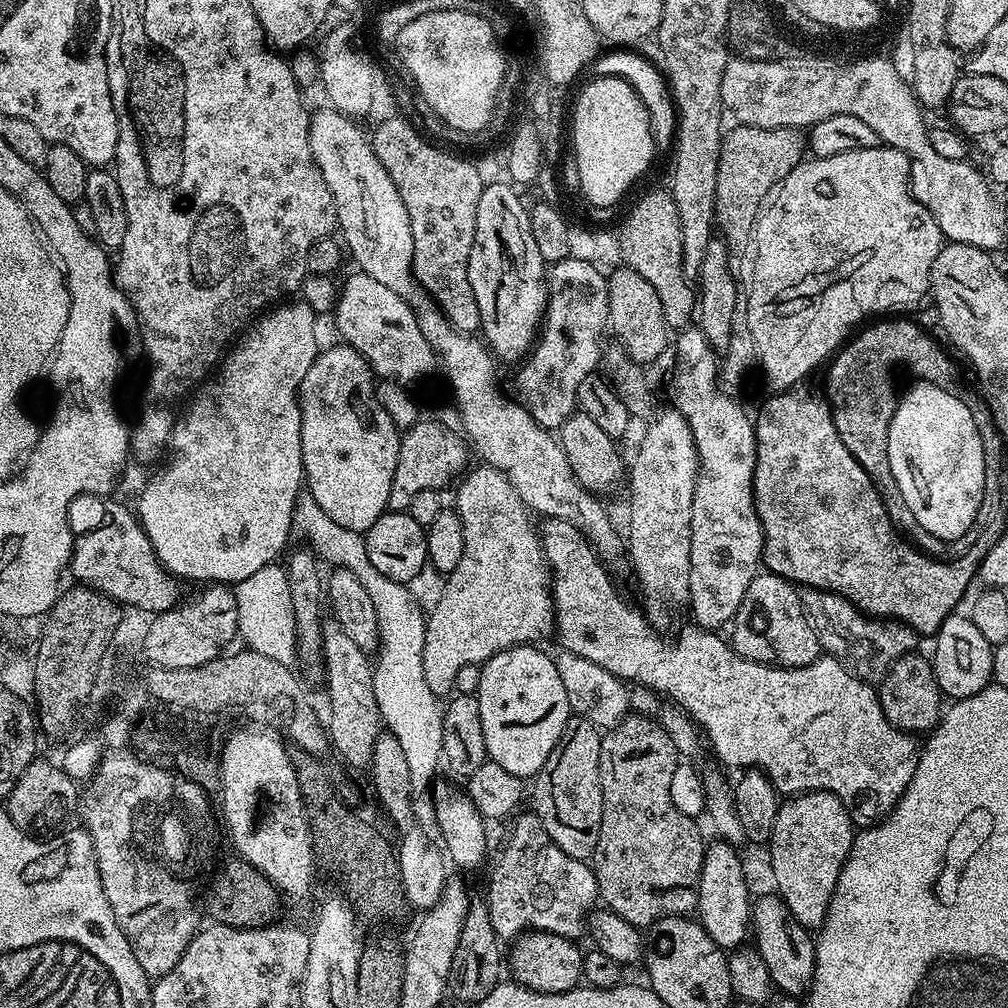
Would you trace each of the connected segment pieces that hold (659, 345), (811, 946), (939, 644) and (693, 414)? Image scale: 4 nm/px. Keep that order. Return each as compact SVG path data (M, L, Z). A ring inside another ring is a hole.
M617 266L611 269L608 281L608 323L611 331L616 331L619 347L625 354L641 366L648 366L651 360L656 360L664 351L670 348L670 329L663 318L661 299L654 291L654 286L642 278L634 269L627 266Z
M779 894L755 897L752 905L751 935L754 937L754 947L766 961L766 970L770 970L773 985L783 995L803 997L812 986L812 975L816 965L816 941L813 933L803 928L790 914L790 906L786 906Z
M953 614L942 622L934 637L936 649L930 652L932 669L941 693L953 701L978 694L978 690L988 687L992 680L992 649L994 647L986 638L982 638L978 626L967 615Z
M688 326L675 337L676 369L672 372L674 408L688 420L697 448L699 472L694 486L690 514L690 578L687 603L692 604L691 619L705 630L720 630L724 623L735 621L738 606L746 598L746 586L758 574L764 555L764 535L756 513L752 479L756 469L756 429L744 413L739 399L733 398L718 383L718 353L710 346L699 326Z

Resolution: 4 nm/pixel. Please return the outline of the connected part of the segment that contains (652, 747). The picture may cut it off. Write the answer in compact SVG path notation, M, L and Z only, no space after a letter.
M629 714L624 717L621 724L615 728L605 731L600 741L600 785L602 786L602 830L598 834L598 846L590 861L592 873L596 876L596 885L600 891L599 899L607 911L618 914L626 918L634 927L641 930L647 929L656 923L657 920L667 916L688 916L697 911L696 899L698 898L698 882L702 874L702 862L704 861L704 849L706 839L700 833L700 828L695 819L690 816L683 816L674 806L674 801L670 798L670 778L674 778L674 770L678 763L678 755L674 748L674 743L670 740L666 730L660 725L660 721L648 716Z

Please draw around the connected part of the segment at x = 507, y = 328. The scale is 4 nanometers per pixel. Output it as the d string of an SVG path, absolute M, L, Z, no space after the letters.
M485 183L482 194L478 198L478 218L476 219L476 229L474 230L474 246L470 250L470 258L468 259L468 277L470 278L470 286L474 290L474 298L478 298L478 314L480 315L480 332L485 344L488 345L493 357L504 360L519 361L533 347L534 341L537 339L538 333L542 327L544 319L544 309L548 307L548 286L546 283L546 265L542 254L538 254L538 245L534 243L534 234L530 234L530 218L528 217L528 208L526 204L520 201L520 196L515 187L511 183L492 184Z

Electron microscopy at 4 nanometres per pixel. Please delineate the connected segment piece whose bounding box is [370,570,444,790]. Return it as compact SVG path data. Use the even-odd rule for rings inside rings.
M372 570L370 574L370 588L376 602L380 635L372 674L380 718L387 731L398 738L398 746L402 746L406 753L413 789L427 789L437 775L436 763L439 765L442 760L444 713L441 701L432 693L430 686L426 686L426 674L422 674L426 612L425 609L420 609L419 602L412 597L413 589L409 585L394 582L394 578L386 578L378 570Z

